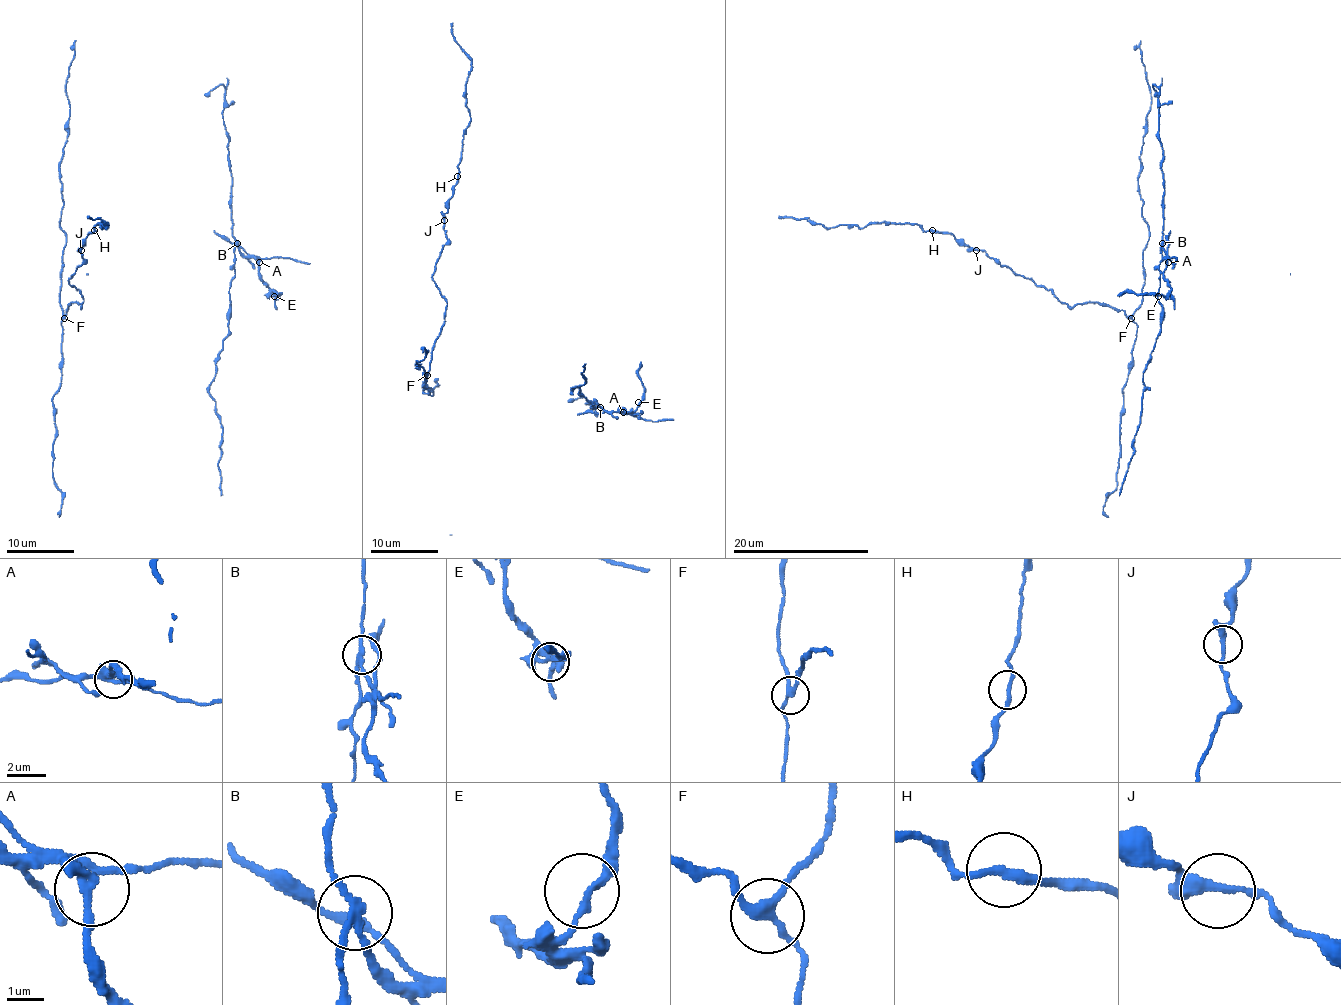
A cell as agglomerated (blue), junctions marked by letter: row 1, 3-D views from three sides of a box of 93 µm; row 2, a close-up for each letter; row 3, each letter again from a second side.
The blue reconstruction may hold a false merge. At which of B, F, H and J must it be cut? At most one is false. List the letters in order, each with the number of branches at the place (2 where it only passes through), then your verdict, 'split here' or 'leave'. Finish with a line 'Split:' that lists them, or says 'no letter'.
B: 3 branches meet; split here
F: 3 branches meet; leave
H: 2 branches meet; leave
J: 3 branches meet; leave
Split: B

